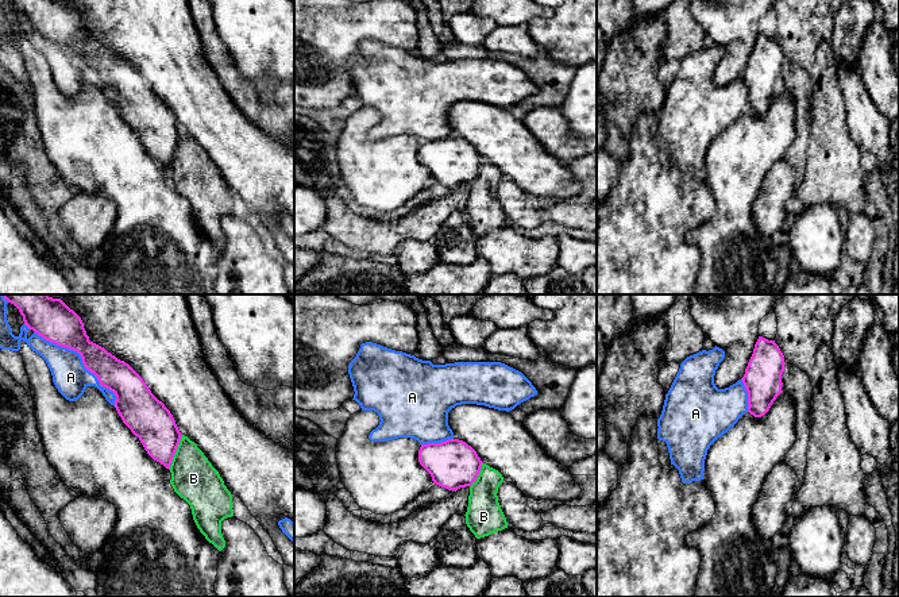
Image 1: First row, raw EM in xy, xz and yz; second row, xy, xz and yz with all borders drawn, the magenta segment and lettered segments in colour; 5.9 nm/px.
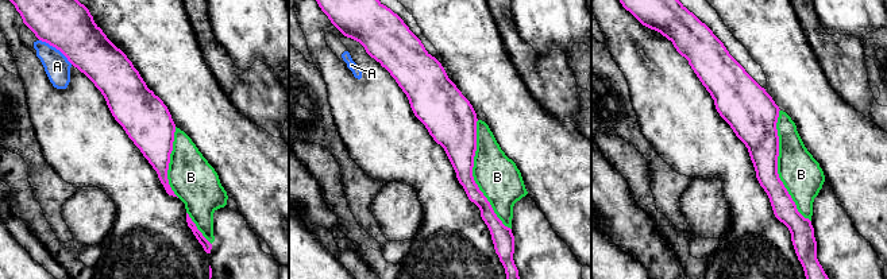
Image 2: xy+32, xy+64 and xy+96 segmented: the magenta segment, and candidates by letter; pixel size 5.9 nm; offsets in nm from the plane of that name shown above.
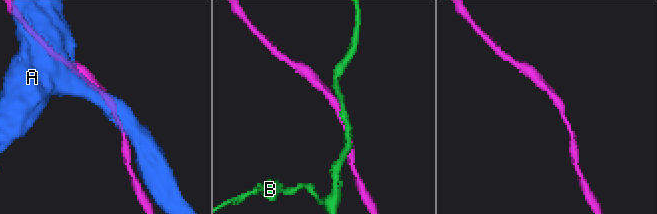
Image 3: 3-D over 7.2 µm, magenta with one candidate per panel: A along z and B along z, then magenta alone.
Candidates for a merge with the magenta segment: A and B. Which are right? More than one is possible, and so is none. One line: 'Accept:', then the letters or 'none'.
Accept: none

